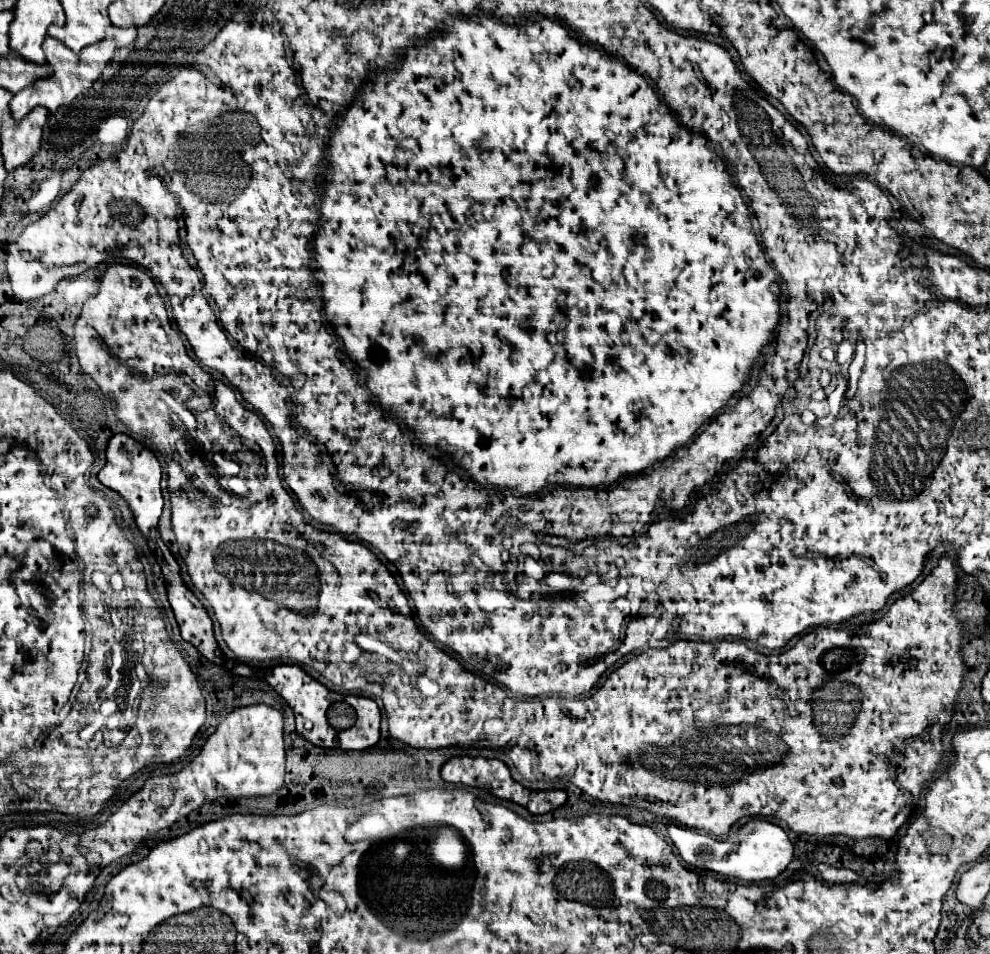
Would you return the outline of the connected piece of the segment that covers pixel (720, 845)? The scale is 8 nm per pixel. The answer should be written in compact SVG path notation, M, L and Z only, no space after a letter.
M750 819L728 839L712 839L704 833L698 833L694 829L674 825L674 823L666 823L666 829L668 829L670 839L676 845L680 857L688 865L706 869L706 871L714 871L714 873L730 877L730 879L742 879L742 881L774 879L788 867L788 863L792 861L792 855L794 855L794 847L792 847L792 841L788 839L786 831L766 819Z

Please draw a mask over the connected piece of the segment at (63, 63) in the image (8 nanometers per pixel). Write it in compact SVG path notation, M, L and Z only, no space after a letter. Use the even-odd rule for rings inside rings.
M110 27L110 37L108 39L87 46L82 49L82 53L74 55L60 41L52 41L52 37L46 37L46 41L44 41L42 47L44 47L48 65L54 69L52 71L52 77L46 77L46 79L38 81L38 85L30 85L30 87L22 89L22 93L16 93L12 97L12 101L10 101L10 113L12 113L12 117L16 121L22 121L36 105L44 105L48 109L48 113L54 113L58 107L72 103L78 95L82 95L86 89L90 89L92 83L102 75L102 71L108 65L108 61L113 59L114 51L118 47L124 47L124 45L132 43L134 39L136 39L136 29ZM106 41L110 41L112 45L107 46Z

